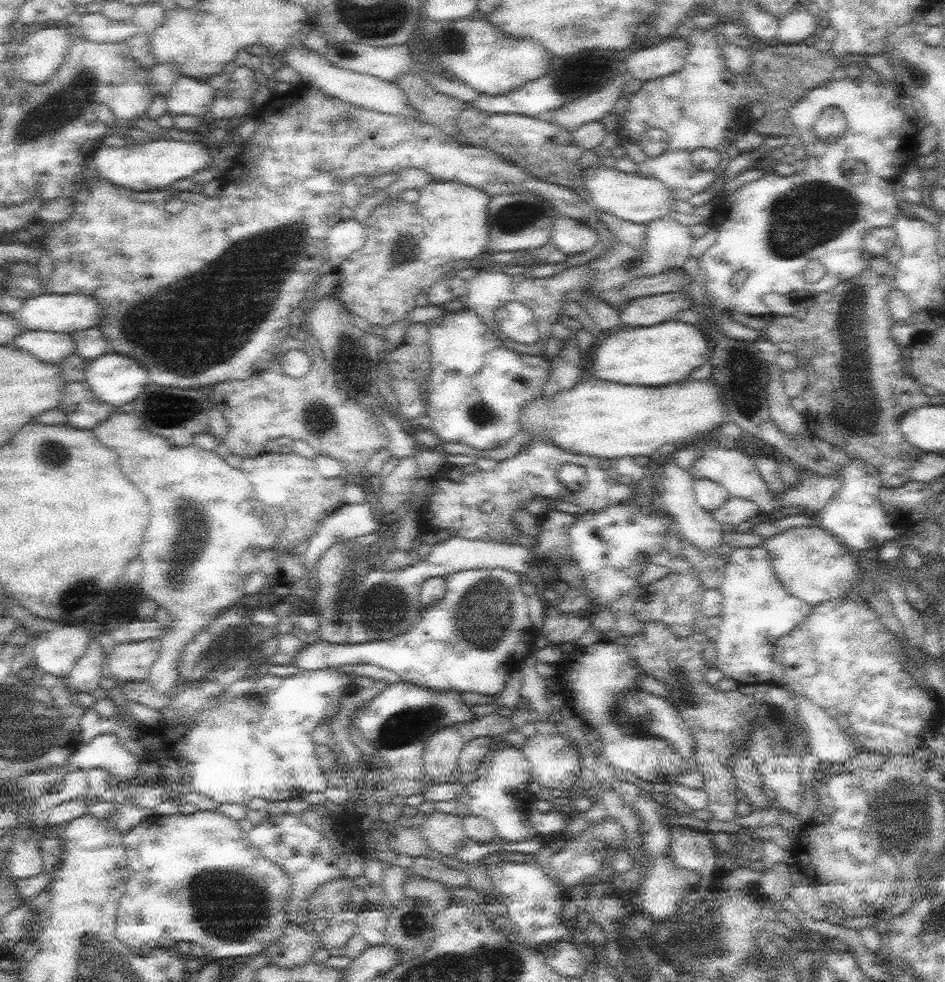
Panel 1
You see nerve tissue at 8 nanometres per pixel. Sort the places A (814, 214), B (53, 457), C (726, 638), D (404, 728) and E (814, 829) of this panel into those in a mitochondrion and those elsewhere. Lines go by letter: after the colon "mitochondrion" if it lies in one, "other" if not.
A: mitochondrion
B: mitochondrion
C: other
D: mitochondrion
E: other

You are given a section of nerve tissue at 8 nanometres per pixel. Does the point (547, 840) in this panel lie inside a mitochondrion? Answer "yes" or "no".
no

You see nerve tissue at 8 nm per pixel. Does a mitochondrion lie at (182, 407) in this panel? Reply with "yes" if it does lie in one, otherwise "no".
yes

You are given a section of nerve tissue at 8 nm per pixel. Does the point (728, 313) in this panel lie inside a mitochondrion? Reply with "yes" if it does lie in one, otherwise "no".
no

